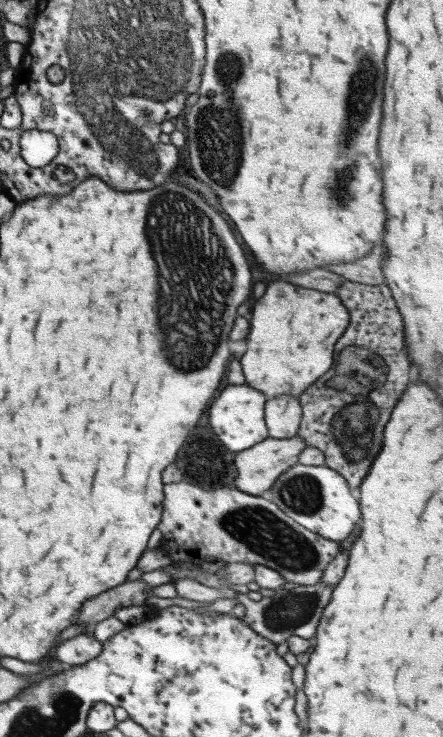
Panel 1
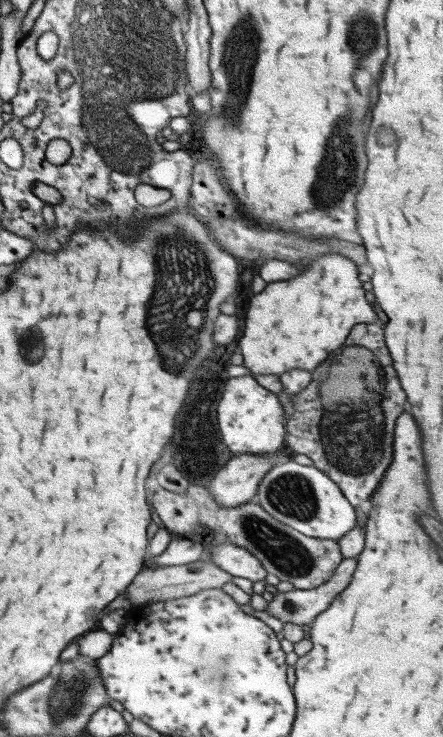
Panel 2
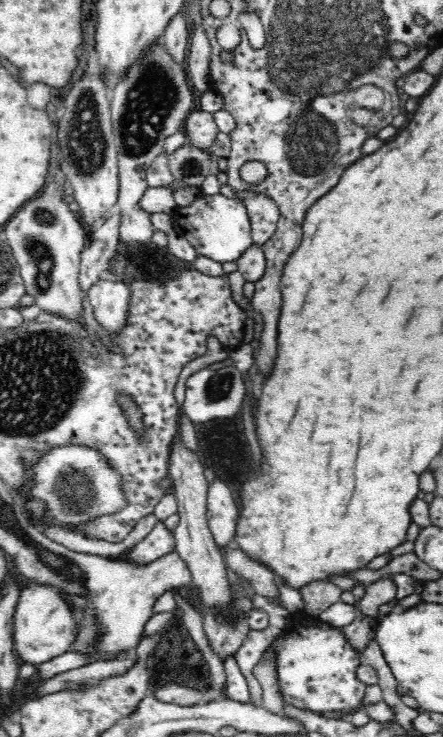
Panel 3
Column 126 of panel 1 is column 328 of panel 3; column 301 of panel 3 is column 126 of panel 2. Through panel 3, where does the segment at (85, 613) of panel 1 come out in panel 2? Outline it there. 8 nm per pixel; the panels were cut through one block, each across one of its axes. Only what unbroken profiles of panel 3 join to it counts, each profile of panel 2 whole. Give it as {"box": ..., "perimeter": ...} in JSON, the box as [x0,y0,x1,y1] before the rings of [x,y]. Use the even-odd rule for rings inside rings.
{"box":[123,558,231,608],"perimeter":[[[203,558],[182,564],[179,566],[165,566],[155,568],[145,568],[139,571],[131,580],[131,584],[123,590],[123,595],[131,601],[131,608],[135,606],[149,605],[155,601],[178,599],[184,596],[191,596],[201,589],[221,588],[225,582],[231,581],[231,574],[223,572],[219,566],[213,562],[208,562]]]}

